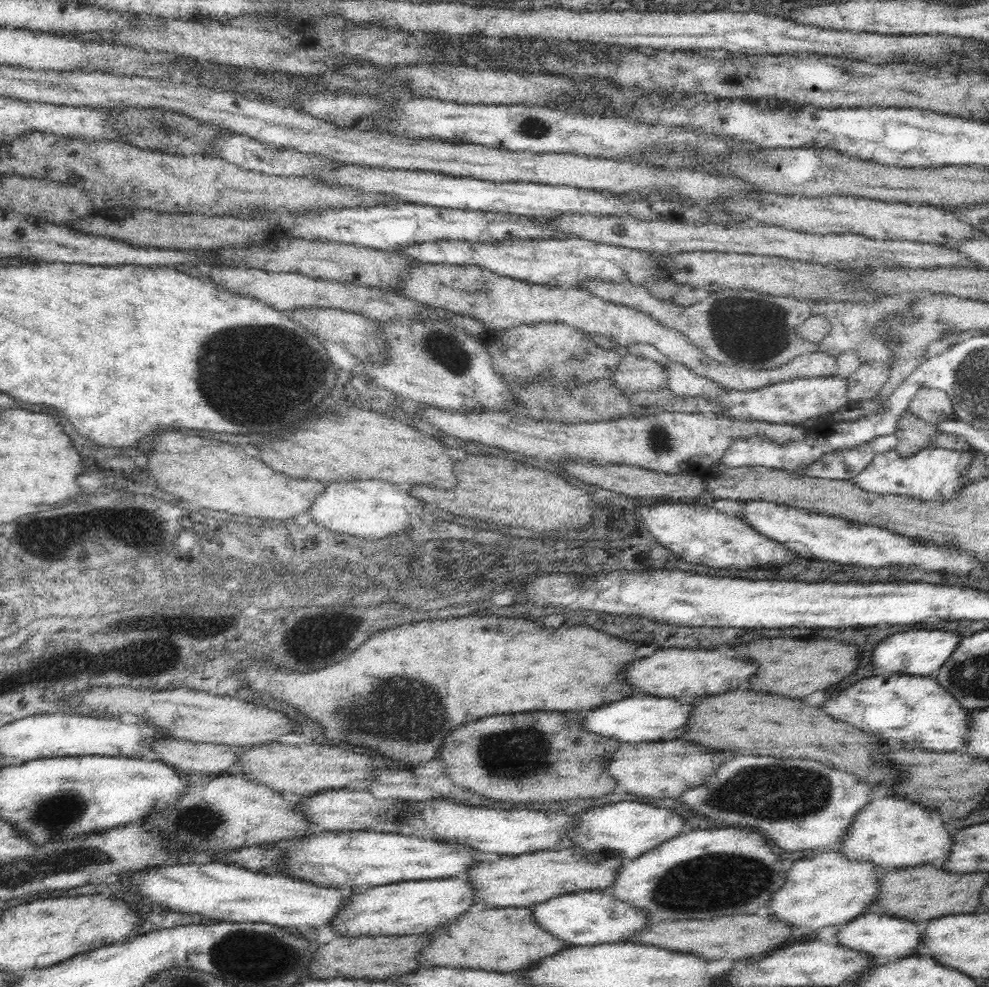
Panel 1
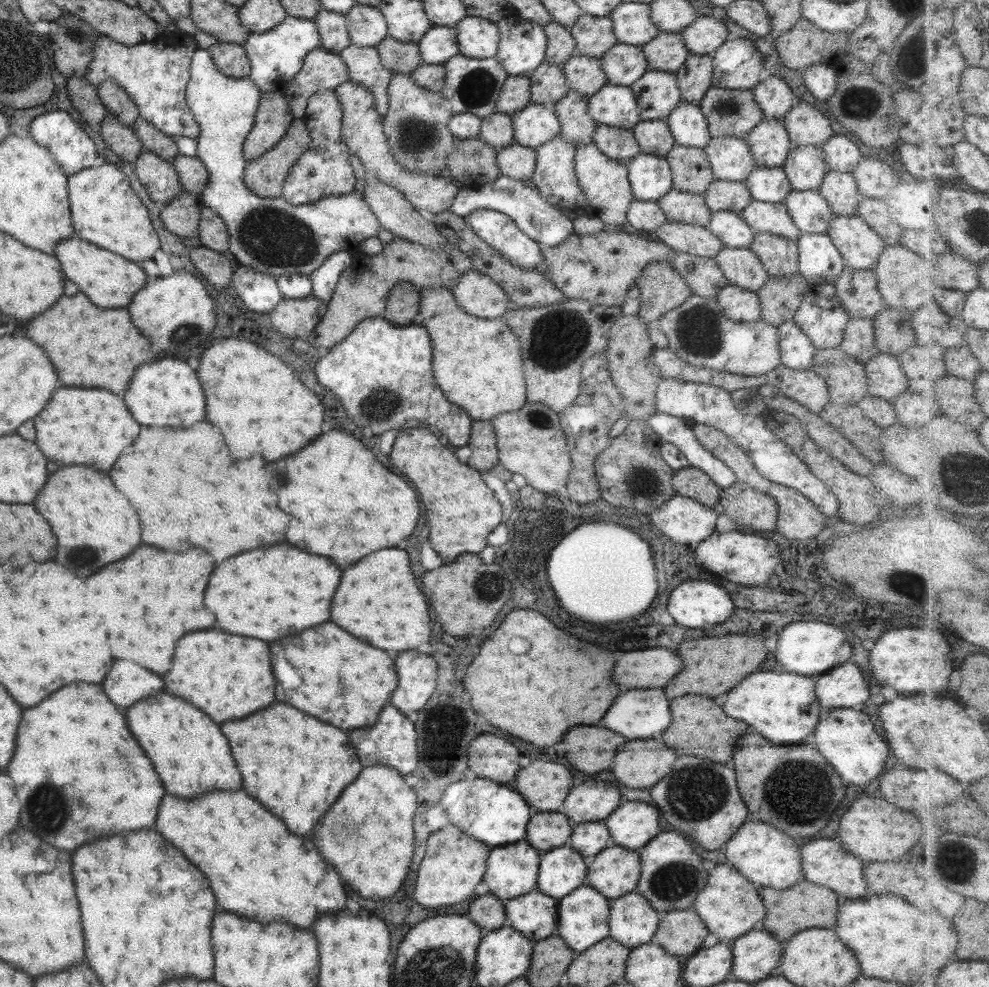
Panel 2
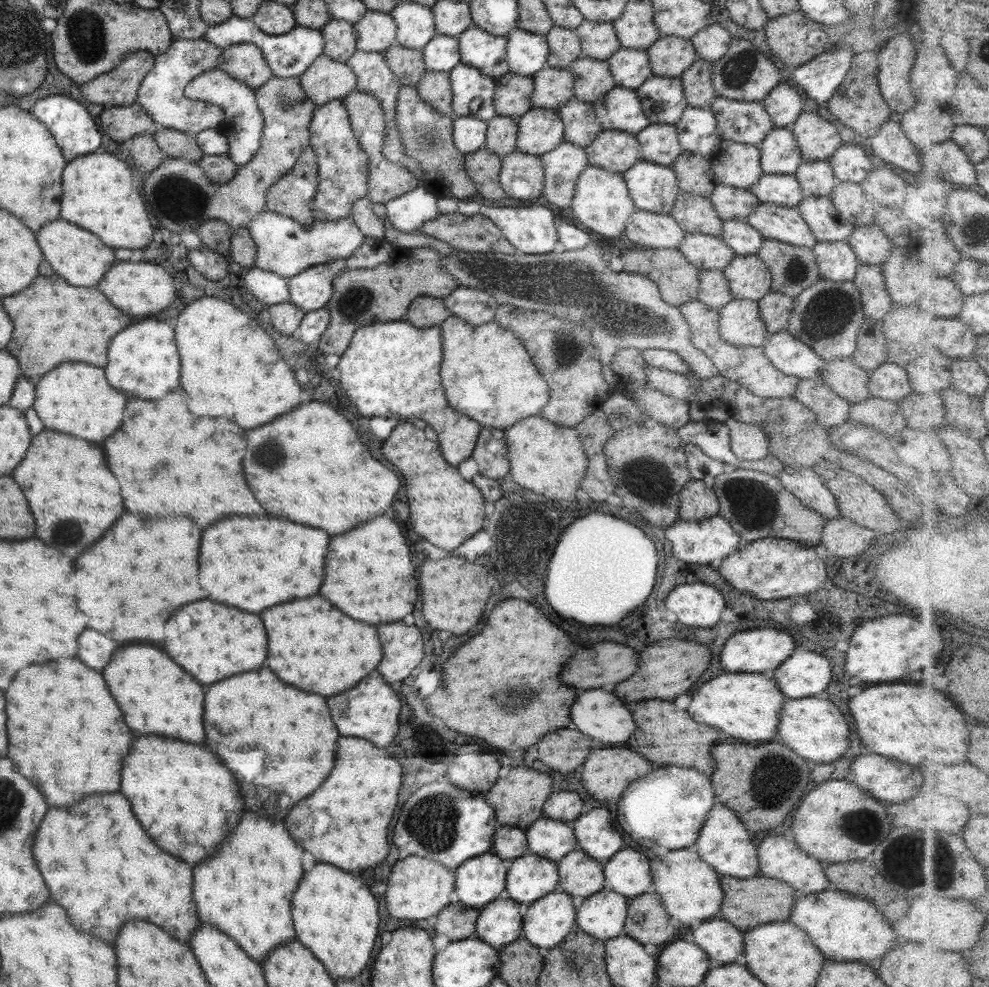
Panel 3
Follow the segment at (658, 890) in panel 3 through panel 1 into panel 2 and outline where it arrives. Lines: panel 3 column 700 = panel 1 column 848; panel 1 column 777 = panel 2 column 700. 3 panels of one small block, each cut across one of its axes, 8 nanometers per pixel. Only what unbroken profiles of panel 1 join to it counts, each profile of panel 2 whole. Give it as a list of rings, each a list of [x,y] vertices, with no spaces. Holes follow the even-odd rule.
[[[719,864],[709,872],[707,886],[695,896],[695,913],[705,925],[705,928],[717,939],[733,940],[739,935],[745,934],[748,930],[759,927],[759,920],[765,916],[763,904],[759,900],[759,895],[755,888],[731,866]]]

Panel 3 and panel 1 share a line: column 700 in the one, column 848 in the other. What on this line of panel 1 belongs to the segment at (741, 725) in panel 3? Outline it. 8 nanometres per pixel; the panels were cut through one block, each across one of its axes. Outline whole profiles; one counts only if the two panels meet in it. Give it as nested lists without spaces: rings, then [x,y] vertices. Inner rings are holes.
[[[874,676],[838,690],[824,702],[824,714],[848,722],[864,732],[902,740],[908,748],[952,752],[968,736],[968,712],[930,676]]]

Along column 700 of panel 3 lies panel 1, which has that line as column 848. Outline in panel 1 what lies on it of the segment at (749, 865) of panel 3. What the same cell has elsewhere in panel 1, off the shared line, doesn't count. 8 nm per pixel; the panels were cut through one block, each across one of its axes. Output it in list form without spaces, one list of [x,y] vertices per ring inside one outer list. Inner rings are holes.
[[[888,795],[880,800],[870,800],[870,804],[858,810],[858,814],[852,818],[852,824],[846,830],[847,834],[838,842],[840,849],[836,849],[838,853],[842,853],[850,861],[864,860],[864,862],[872,862],[874,866],[892,866],[892,868],[912,868],[918,864],[930,864],[932,860],[944,860],[948,856],[948,846],[950,836],[944,830],[944,822],[936,812],[928,812],[928,809],[922,808],[922,805],[912,804],[908,800],[900,800],[894,798],[894,795]]]

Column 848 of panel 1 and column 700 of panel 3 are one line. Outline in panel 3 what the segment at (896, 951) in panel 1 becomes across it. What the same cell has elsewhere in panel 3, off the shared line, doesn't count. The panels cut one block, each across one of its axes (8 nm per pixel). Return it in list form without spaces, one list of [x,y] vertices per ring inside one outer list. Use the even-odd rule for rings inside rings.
[[[705,920],[691,930],[693,942],[706,954],[709,969],[728,965],[742,954],[743,942],[731,923],[723,920]]]

